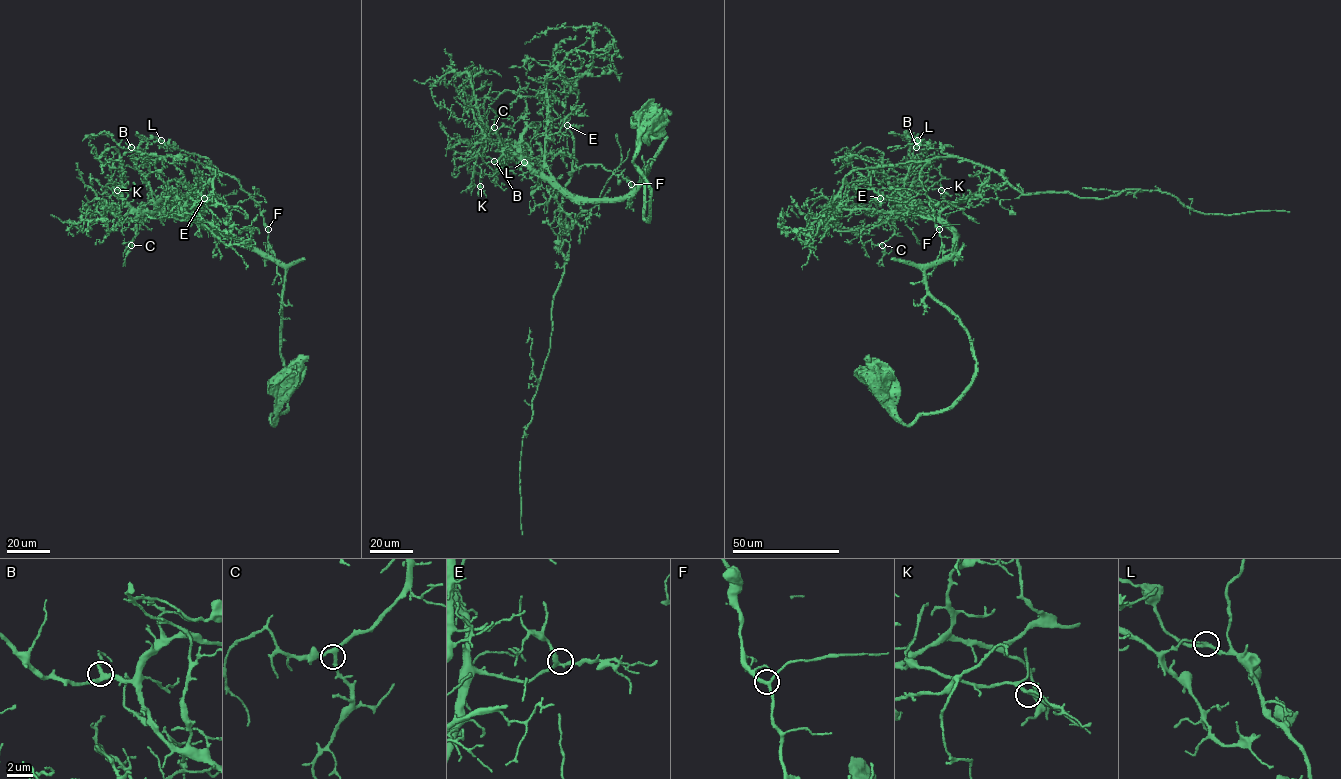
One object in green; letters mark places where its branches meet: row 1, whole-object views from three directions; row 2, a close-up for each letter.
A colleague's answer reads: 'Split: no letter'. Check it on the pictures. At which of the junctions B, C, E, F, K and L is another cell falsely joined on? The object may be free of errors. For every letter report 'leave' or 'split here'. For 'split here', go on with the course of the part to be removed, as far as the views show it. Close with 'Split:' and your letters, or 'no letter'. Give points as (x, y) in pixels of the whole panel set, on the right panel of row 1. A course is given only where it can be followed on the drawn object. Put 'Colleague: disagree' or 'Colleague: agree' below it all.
B: leave
C: leave
E: leave
F: leave
K: leave
L: split here | (917, 140), (998, 172), (1023, 194), (1106, 198), (1140, 189), (1169, 193), (1185, 205), (1205, 214), (1290, 212)
Split: L
Colleague: disagree

